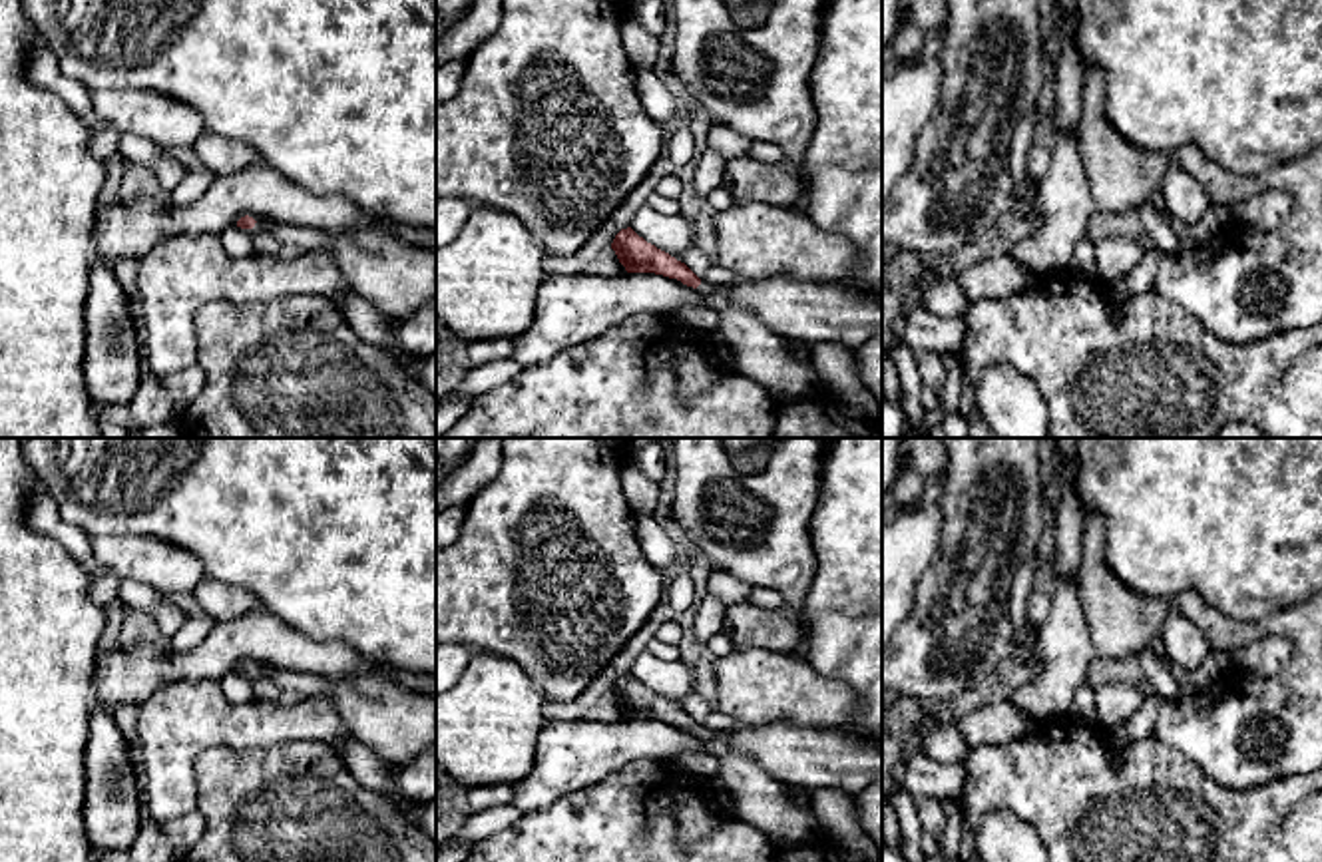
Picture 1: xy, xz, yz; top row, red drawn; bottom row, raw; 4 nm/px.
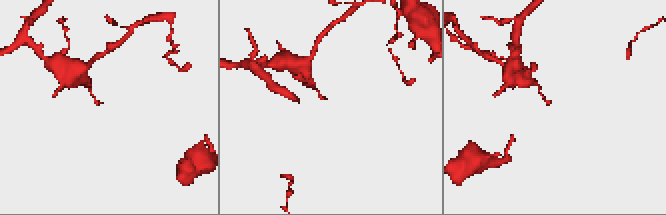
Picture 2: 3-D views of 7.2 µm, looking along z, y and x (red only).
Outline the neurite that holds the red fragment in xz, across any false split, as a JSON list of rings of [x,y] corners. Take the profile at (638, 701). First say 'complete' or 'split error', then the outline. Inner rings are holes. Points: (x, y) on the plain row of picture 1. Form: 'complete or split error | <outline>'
split error | [[[631,673],[615,681],[611,695],[627,719],[655,719],[699,735],[721,764],[715,790],[727,810],[763,830],[778,852],[824,844],[824,828],[810,806],[794,804],[786,784],[774,780],[749,754],[727,747],[685,709],[647,689]]]

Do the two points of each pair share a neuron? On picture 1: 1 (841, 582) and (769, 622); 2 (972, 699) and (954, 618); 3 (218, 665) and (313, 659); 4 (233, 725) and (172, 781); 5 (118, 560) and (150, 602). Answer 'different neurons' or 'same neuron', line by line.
1: different neurons
2: different neurons
3: same neuron
4: same neuron
5: different neurons

